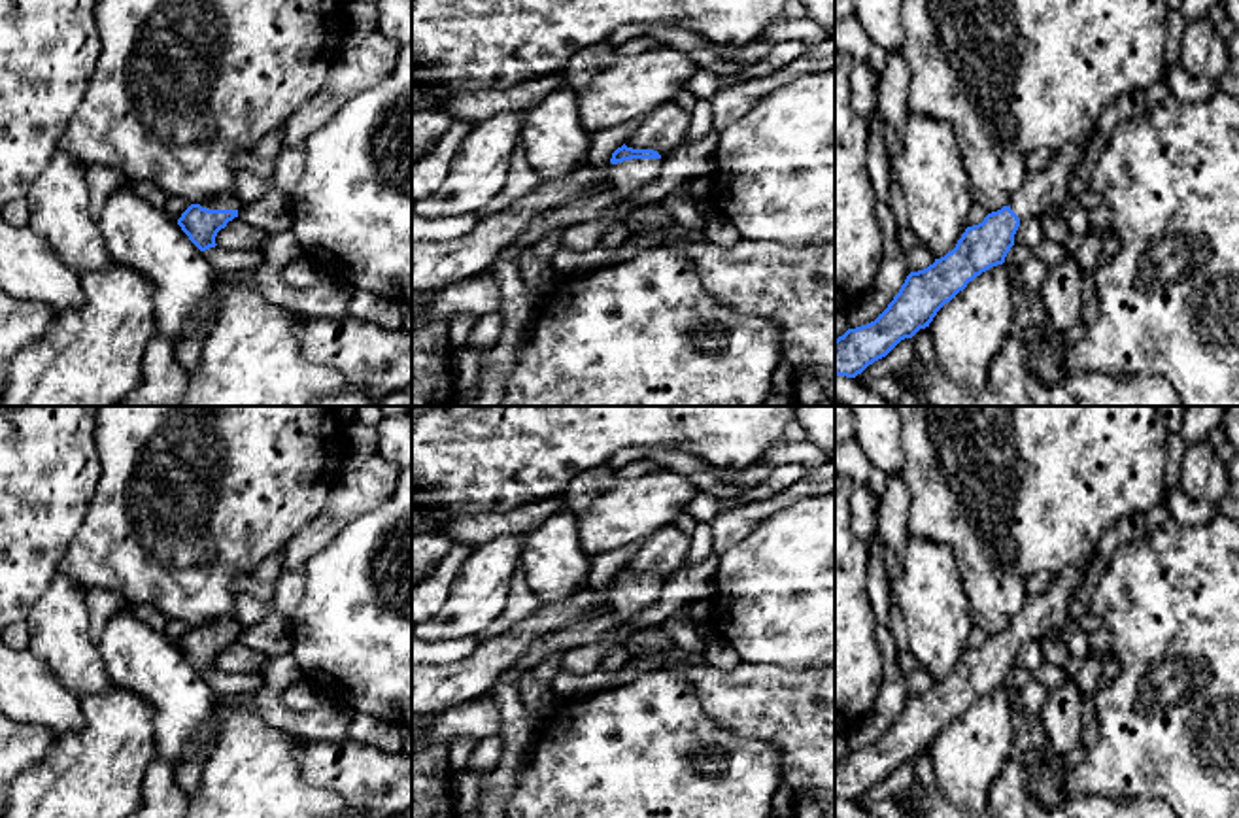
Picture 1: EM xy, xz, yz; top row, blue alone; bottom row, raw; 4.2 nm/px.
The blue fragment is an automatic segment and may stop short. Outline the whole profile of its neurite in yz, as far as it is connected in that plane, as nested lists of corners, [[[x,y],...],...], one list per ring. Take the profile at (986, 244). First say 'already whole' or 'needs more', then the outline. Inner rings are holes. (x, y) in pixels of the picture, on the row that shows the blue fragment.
needs more; [[[1092,136],[1052,151],[1041,172],[1027,172],[1026,183],[1007,206],[982,223],[967,227],[956,247],[924,270],[910,272],[888,308],[871,323],[848,329],[835,340],[835,376],[856,378],[886,357],[901,340],[929,327],[937,312],[982,272],[1003,264],[1014,234],[1027,217],[1043,217],[1069,198],[1069,178],[1090,147]]]

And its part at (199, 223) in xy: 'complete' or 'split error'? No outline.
split error

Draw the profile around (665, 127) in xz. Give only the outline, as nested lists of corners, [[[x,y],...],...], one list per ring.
[[[672,100],[646,113],[625,145],[633,149],[653,149],[665,157],[684,142],[687,128],[689,111]]]

